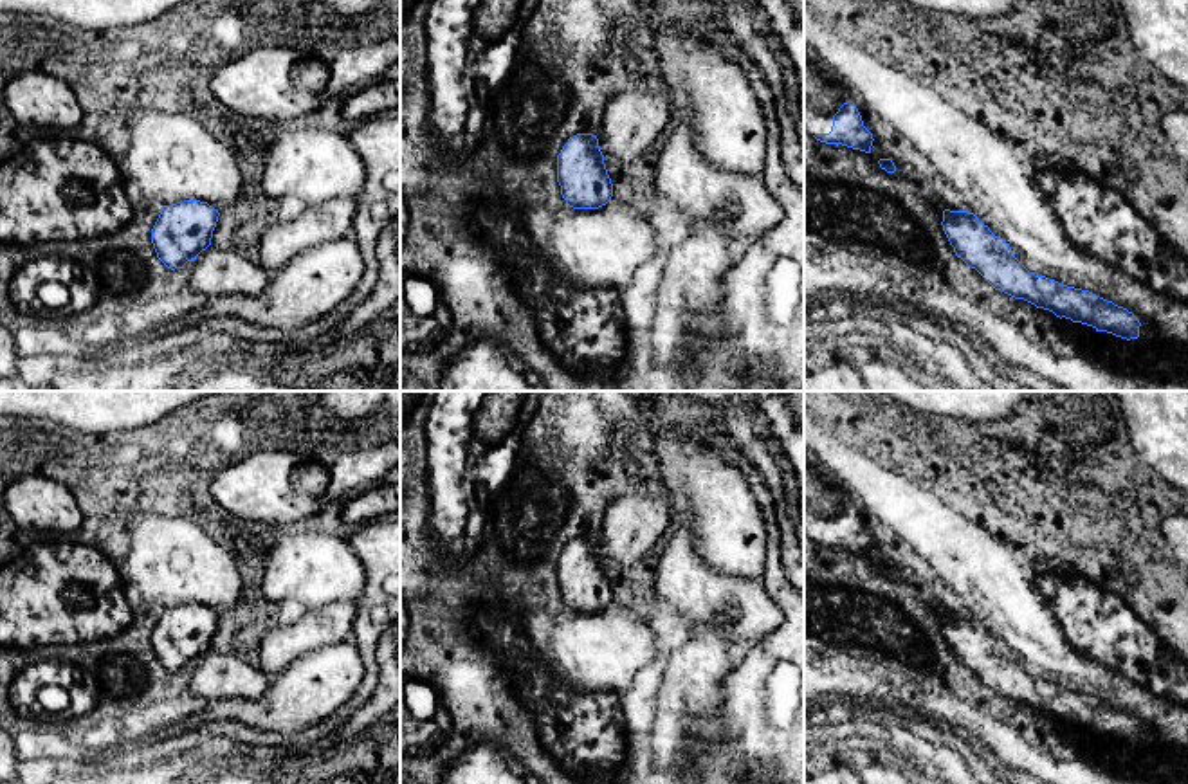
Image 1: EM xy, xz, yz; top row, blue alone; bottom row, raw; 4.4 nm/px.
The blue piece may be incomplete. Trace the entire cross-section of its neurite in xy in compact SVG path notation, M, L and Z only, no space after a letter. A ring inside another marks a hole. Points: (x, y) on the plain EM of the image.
M200 604L162 609L151 633L157 661L171 674L196 663L211 649L218 620L218 613Z

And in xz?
M577 537L568 542L557 559L557 586L573 613L599 613L611 604L613 588L597 539Z

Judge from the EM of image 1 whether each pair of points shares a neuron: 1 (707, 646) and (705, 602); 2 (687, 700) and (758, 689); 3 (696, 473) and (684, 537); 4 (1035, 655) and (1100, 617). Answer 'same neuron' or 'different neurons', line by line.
1: different neurons
2: different neurons
3: different neurons
4: different neurons

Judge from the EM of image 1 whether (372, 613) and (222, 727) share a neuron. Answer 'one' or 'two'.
one

